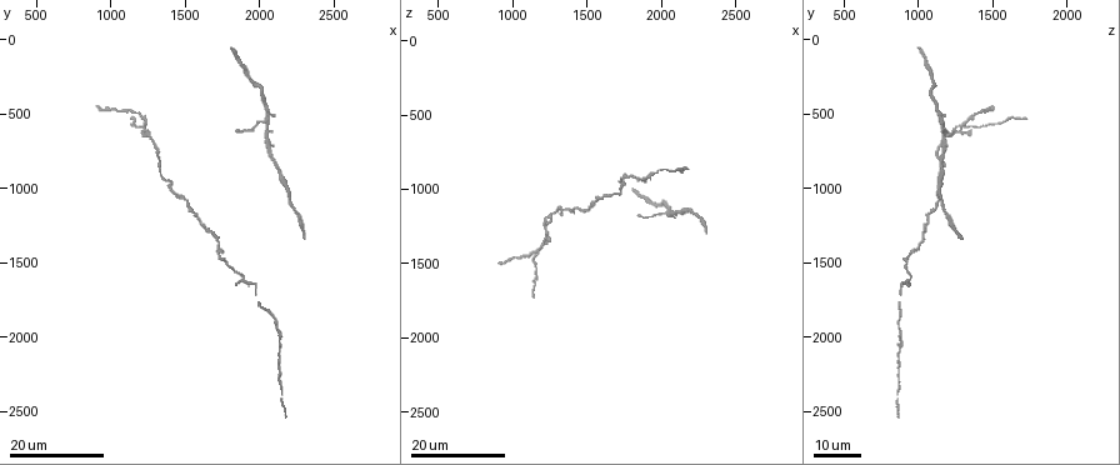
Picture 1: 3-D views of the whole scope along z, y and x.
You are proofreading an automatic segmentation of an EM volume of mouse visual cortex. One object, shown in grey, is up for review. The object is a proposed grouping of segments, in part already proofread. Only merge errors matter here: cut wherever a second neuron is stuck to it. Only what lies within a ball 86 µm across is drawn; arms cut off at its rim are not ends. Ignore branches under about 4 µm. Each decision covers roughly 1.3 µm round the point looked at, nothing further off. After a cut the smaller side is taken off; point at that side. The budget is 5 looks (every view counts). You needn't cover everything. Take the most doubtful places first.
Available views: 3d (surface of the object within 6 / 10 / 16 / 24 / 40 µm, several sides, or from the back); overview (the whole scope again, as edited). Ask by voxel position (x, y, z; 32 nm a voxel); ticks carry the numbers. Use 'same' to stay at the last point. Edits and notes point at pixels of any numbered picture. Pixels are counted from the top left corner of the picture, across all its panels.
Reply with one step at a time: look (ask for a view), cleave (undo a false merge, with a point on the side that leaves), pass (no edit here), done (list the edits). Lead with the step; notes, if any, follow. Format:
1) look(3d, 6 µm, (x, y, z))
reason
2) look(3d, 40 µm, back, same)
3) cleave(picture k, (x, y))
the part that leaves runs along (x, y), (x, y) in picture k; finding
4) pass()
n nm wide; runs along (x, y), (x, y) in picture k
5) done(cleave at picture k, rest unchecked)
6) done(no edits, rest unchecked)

look(3d, 16 µm, (2040, 560, 1160))
arms run side by side

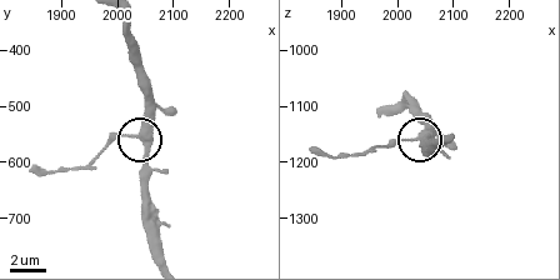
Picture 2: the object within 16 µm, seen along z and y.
look(3d, 6 µm, (2040, 545, 1155))

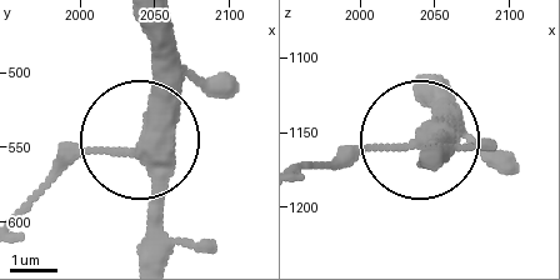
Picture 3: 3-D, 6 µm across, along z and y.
pass()
4 arms; runs along (164, 254), (164, 171), (139, 123), (171, 44) in picture 3; one neuron here

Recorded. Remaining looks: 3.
look(3d, 16 µm, (1880, 1620, 920))
calibre changes

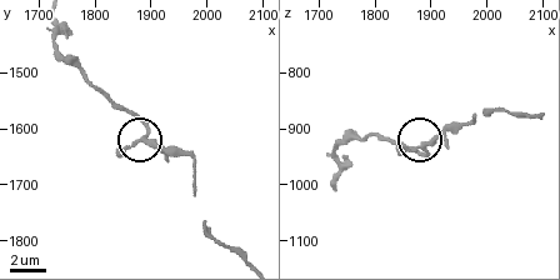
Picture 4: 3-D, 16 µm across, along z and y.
look(3d, 10 µm, (1895, 1620, 935))

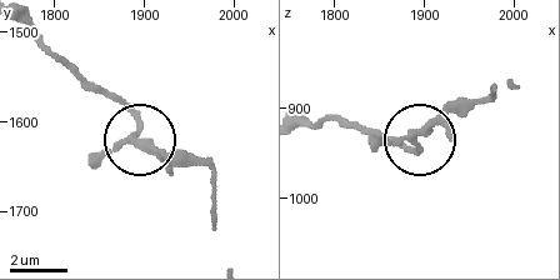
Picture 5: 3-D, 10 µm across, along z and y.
pass()
runs along (305, 128), (349, 120), (413, 149), (468, 101) in picture 5; one neuron here

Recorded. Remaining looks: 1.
done(no edits, rest unchecked)

